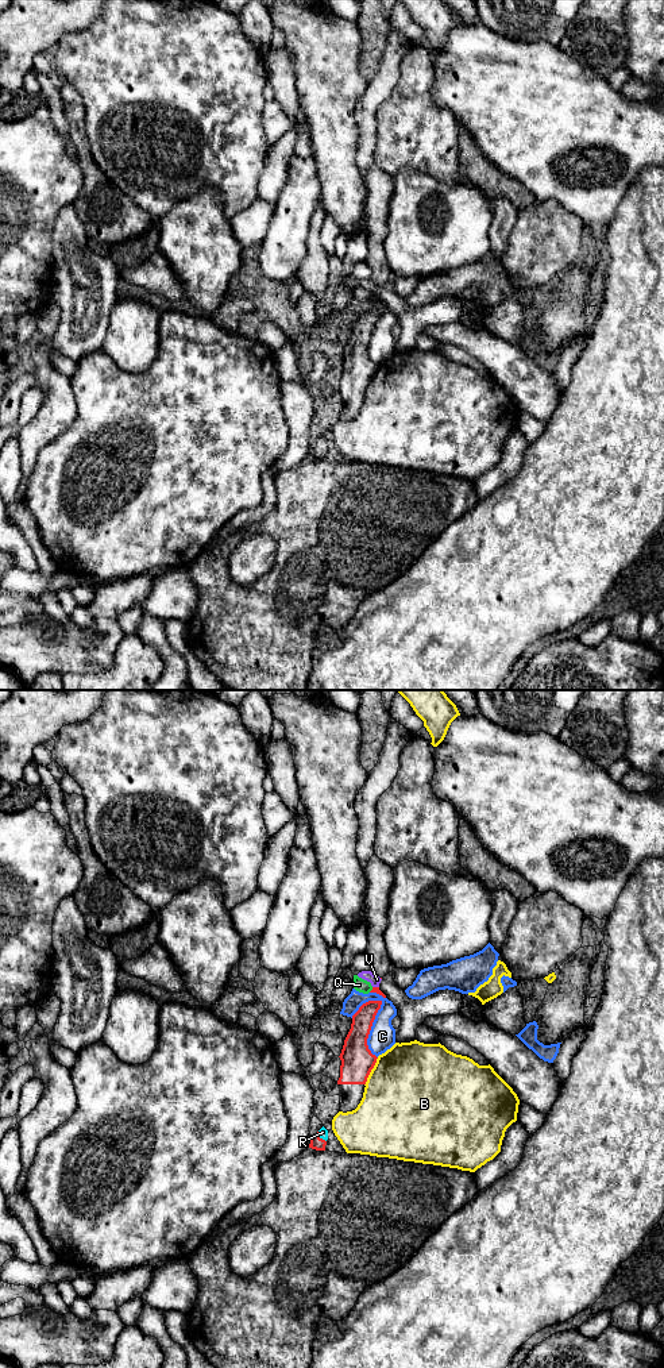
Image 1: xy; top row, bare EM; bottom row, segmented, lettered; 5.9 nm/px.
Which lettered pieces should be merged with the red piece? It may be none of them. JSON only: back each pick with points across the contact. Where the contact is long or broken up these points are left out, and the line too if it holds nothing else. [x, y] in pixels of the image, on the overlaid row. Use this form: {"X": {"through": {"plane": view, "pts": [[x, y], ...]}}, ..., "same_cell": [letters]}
{"R": {"through": {"plane": "xy", "pts": [[316, 1143], [321, 1139], [323, 1132]]}}, "same_cell": ["R"]}

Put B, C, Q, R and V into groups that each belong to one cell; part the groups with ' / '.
B / C / Q / R / V

